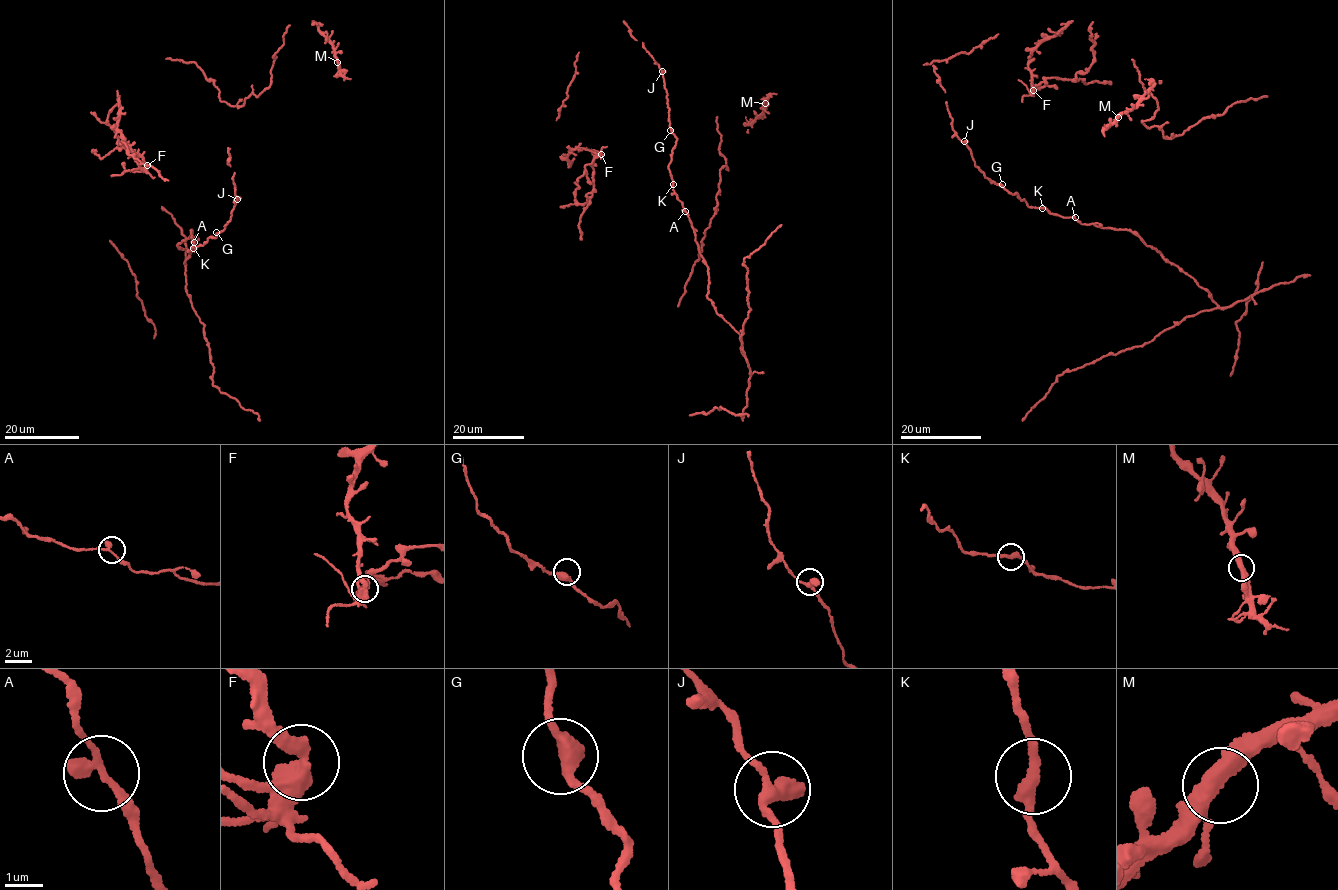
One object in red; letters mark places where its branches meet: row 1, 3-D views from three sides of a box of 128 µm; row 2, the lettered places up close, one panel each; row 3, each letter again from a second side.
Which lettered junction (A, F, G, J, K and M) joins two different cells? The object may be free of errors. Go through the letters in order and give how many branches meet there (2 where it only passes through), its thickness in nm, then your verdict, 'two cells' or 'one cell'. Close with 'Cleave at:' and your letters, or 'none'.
A: 2 branches meet; 280 nm thick; one cell
F: 2 branches meet; 480 nm thick; two cells
G: 2 branches meet; 380 nm thick; one cell
J: 2 branches meet; 380 nm thick; one cell
K: 2 branches meet; 280 nm thick; one cell
M: 2 branches meet; 440 nm thick; one cell
Cleave at: F

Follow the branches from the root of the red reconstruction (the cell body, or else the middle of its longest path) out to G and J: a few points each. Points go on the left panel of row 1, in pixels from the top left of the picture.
G: (194, 242), (191, 249), (195, 251), (207, 239), (218, 236), (216, 232)
J: (194, 242), (191, 249), (195, 251), (207, 239), (218, 237), (230, 219), (237, 199)

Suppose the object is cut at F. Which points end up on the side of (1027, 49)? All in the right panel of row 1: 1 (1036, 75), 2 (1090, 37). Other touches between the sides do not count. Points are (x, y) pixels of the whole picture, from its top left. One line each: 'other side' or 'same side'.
1: same side
2: other side

